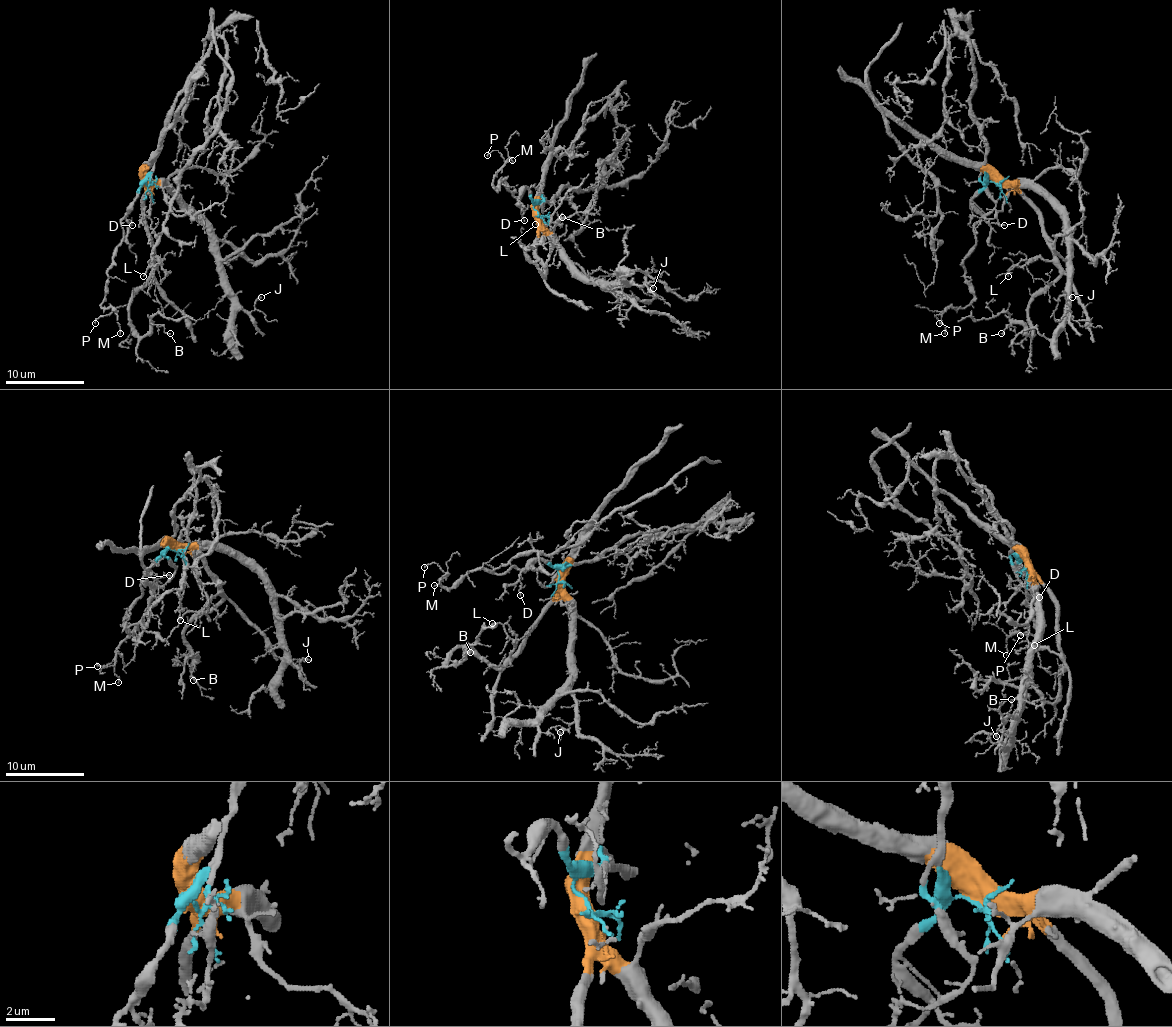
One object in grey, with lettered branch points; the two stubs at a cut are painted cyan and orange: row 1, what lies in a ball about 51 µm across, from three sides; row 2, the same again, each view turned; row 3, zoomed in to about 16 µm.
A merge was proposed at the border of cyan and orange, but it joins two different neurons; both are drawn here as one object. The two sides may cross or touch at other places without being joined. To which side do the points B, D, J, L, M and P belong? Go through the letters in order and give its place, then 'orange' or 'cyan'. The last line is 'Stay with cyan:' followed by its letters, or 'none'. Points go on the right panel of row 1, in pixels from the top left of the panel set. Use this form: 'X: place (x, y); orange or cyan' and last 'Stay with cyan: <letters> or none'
B: place (1001, 333); orange
D: place (1004, 225); cyan
J: place (1072, 297); orange
L: place (1008, 276); orange
M: place (944, 333); cyan
P: place (939, 323); cyan
Stay with cyan: D, M, P

